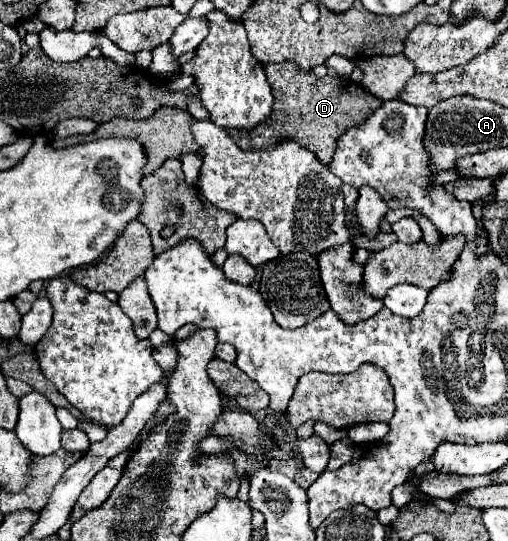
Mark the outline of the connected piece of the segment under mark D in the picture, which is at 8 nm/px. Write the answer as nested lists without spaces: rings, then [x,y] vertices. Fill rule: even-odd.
[[[266,64],[264,66],[268,84],[272,86],[272,94],[276,98],[270,118],[260,124],[258,128],[244,132],[244,130],[228,130],[232,140],[244,152],[260,152],[268,150],[278,142],[294,140],[300,146],[308,148],[316,154],[316,158],[330,166],[332,156],[336,152],[338,138],[352,126],[364,124],[368,116],[382,104],[380,98],[372,96],[360,84],[354,84],[348,78],[316,78],[314,72],[300,72],[294,64]]]

